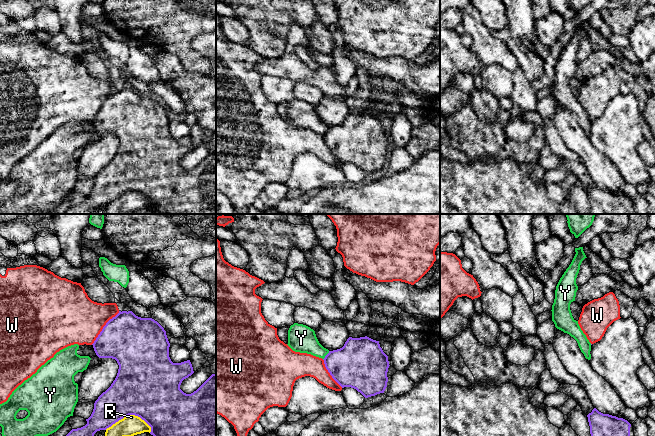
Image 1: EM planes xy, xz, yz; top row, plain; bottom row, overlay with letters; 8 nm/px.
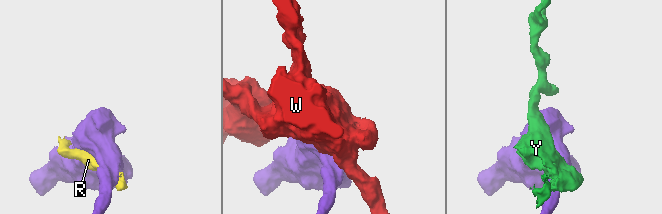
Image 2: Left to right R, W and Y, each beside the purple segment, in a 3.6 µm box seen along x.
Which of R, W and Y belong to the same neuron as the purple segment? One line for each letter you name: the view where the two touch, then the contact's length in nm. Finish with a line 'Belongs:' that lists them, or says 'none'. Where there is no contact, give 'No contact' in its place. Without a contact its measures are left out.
Belongs: none

